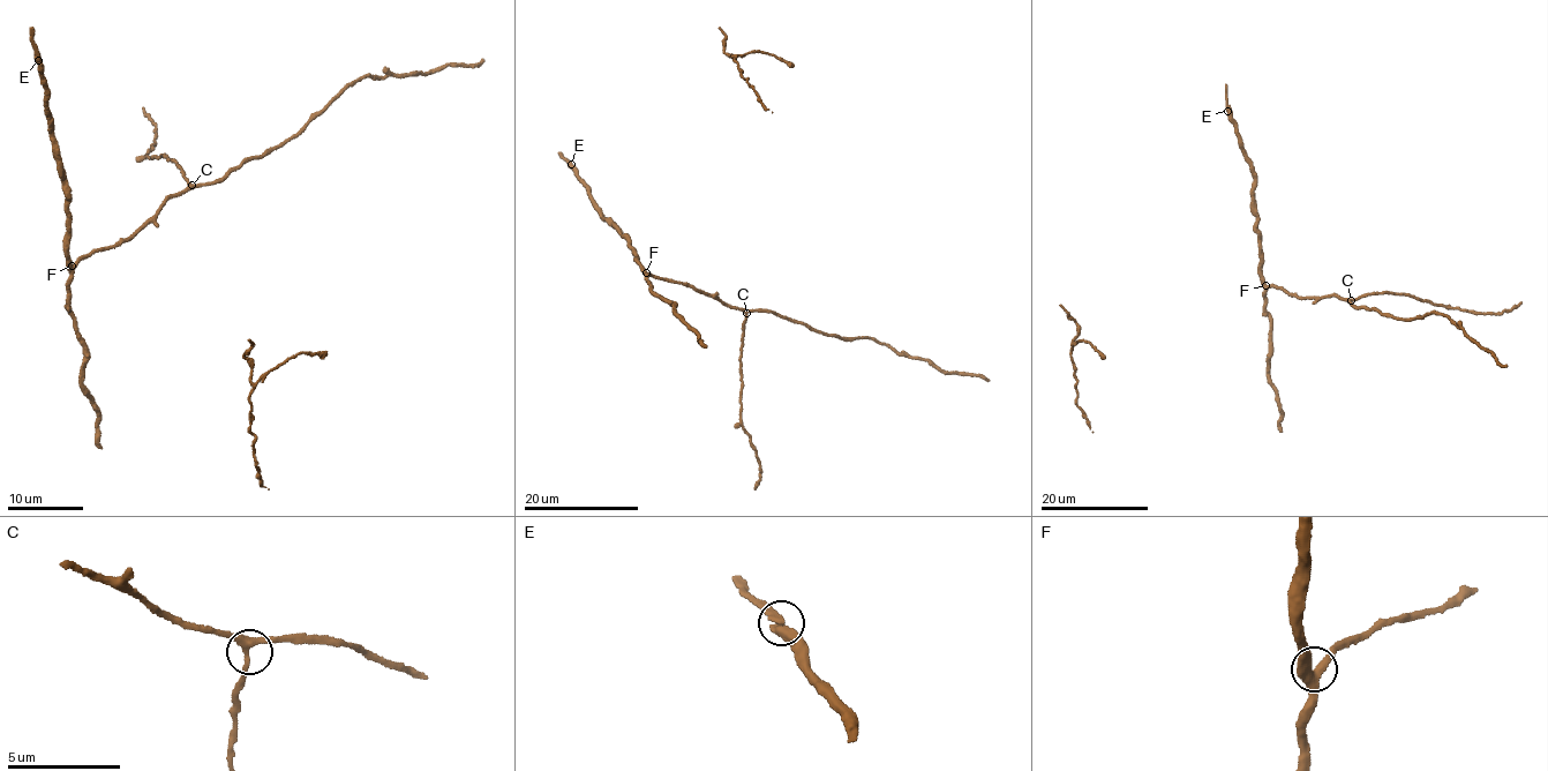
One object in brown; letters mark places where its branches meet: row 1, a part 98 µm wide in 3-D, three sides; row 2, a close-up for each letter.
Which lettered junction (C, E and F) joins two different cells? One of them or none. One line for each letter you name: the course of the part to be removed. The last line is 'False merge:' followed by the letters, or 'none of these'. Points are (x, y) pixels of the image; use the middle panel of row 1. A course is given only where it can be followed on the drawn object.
False merge: none of these

